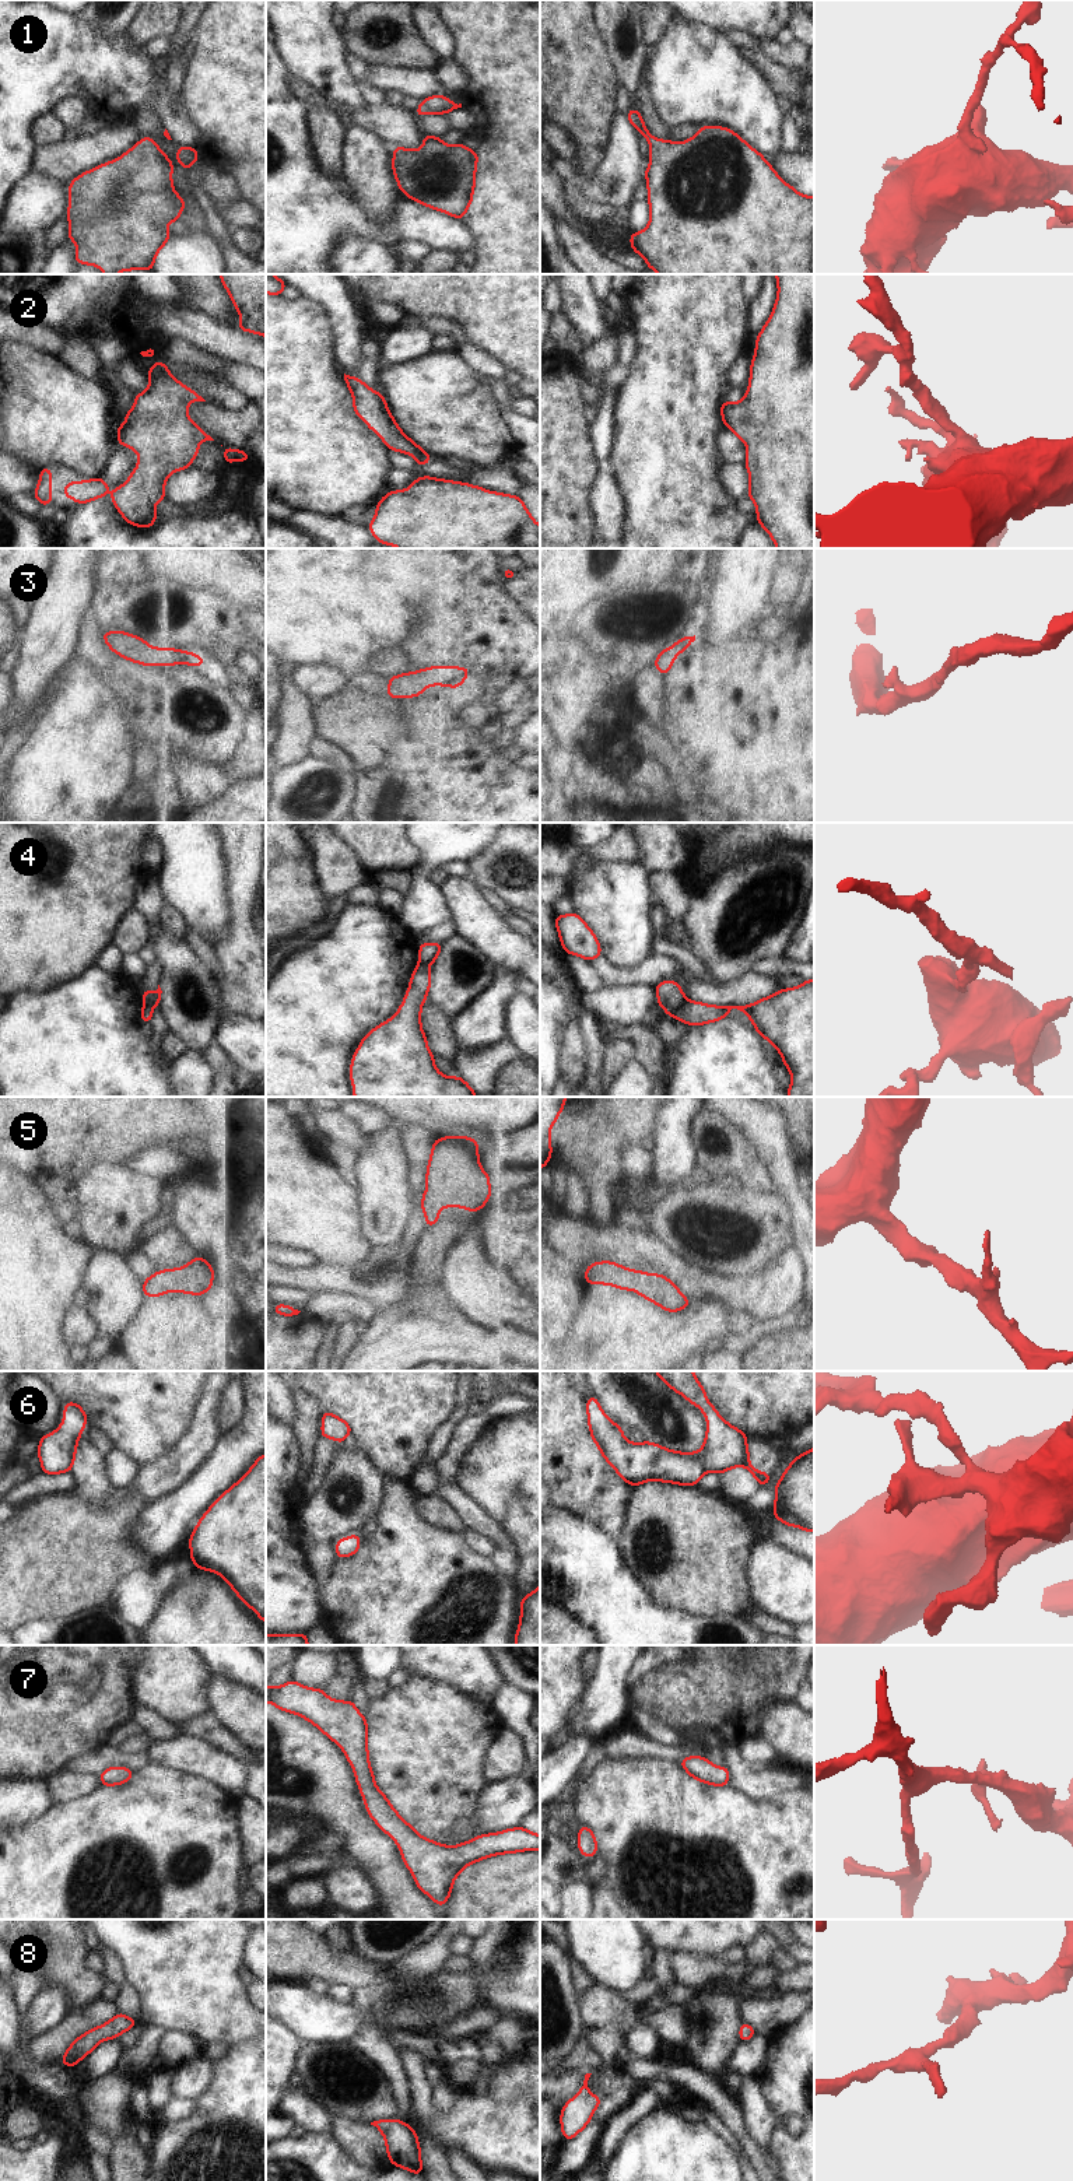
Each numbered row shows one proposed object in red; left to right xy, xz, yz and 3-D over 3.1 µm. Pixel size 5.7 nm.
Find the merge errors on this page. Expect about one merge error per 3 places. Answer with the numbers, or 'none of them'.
4

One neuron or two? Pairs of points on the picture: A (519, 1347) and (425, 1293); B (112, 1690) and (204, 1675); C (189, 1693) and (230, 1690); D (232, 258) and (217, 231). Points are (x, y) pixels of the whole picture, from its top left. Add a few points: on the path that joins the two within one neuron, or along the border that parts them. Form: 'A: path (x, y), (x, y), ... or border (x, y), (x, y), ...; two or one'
A: path (494, 1347), (470, 1347), (441, 1318); one
B: border (134, 1672), (134, 1700), (137, 1704); two
C: border (216, 1675), (210, 1685), (210, 1710); two
D: path (232, 251), (224, 238); one

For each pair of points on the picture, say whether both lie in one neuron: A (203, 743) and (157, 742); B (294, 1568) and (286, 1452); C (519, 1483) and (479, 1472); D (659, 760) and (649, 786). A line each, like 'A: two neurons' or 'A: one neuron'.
A: one neuron
B: one neuron
C: one neuron
D: one neuron

